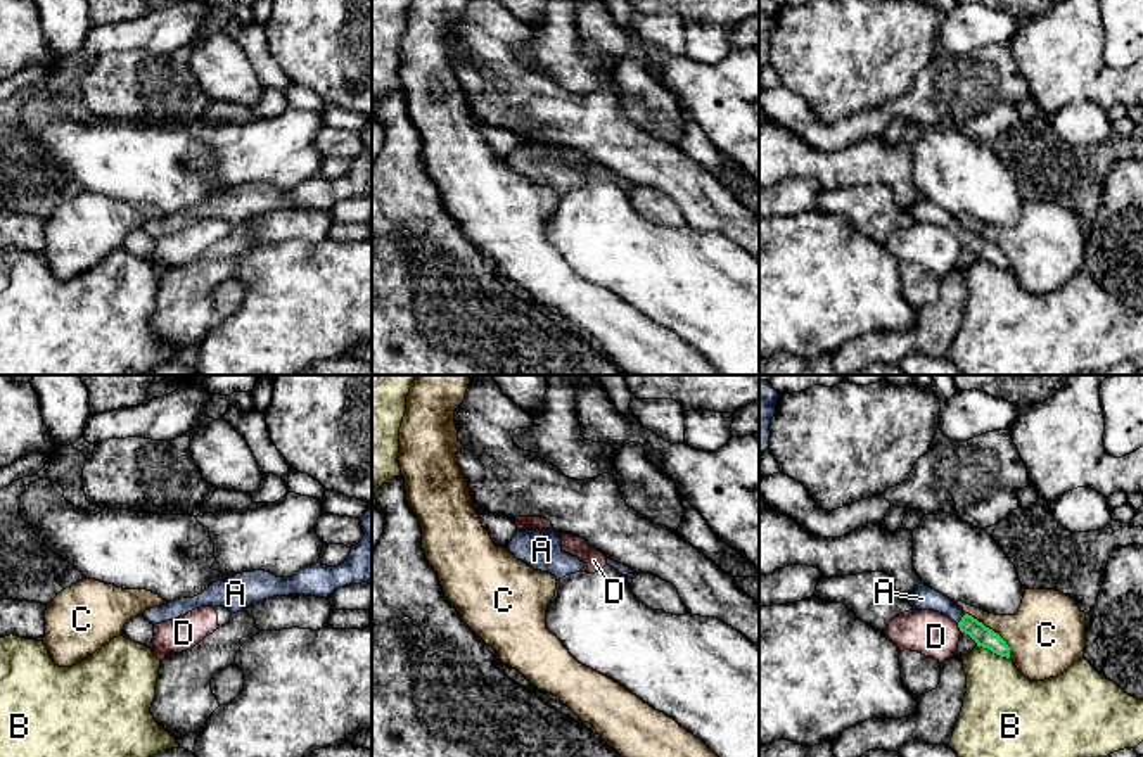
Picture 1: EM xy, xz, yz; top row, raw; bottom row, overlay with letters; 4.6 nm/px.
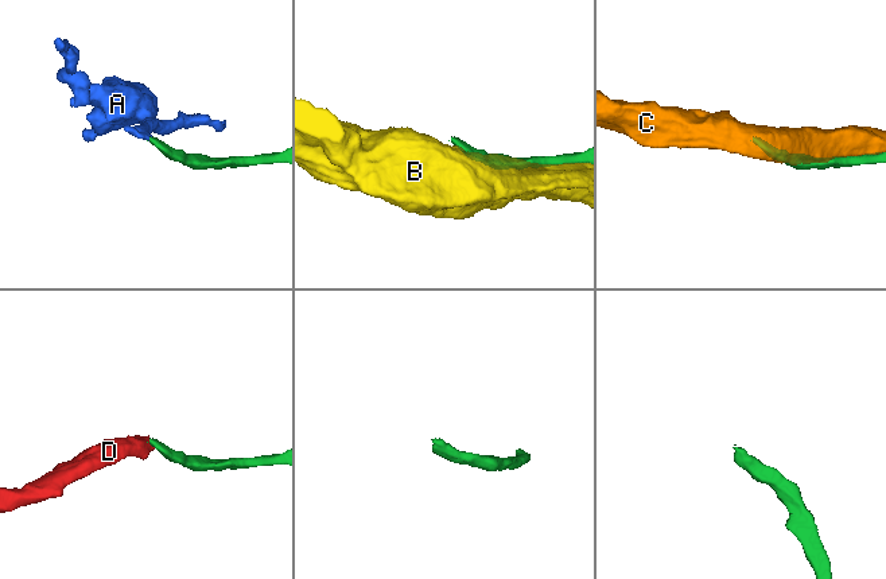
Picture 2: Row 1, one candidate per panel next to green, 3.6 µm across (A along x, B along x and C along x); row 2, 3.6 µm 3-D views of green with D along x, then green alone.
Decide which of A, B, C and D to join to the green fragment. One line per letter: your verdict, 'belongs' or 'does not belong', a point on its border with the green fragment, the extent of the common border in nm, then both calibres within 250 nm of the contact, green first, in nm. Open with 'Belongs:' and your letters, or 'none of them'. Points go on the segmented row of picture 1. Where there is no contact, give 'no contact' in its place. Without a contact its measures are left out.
Belongs: A
A: belongs | yz (962, 619) | 60 nm | 90/110 nm
B: does not belong | yz (993, 652) | 170 nm | 90/340 nm
C: does not belong | yz (991, 629) | 300 nm | 90/340 nm
D: does not belong | yz (958, 626) | 50 nm | 90/200 nm

